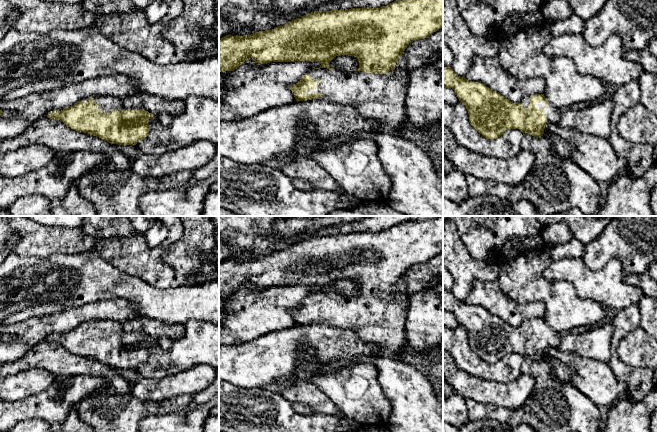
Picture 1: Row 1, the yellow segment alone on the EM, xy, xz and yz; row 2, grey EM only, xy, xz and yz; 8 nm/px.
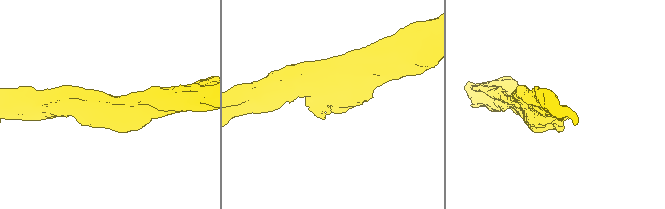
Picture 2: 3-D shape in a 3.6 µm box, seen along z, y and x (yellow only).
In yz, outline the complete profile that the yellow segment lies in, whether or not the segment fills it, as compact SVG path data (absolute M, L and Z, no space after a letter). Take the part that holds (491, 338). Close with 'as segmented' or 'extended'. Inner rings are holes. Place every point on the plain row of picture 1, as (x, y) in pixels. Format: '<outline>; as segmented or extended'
M451 291L443 292L443 311L455 315L468 335L470 348L490 364L509 353L541 361L547 347L559 348L561 343L561 334L549 327L544 318L513 327L481 306L458 300Z; extended

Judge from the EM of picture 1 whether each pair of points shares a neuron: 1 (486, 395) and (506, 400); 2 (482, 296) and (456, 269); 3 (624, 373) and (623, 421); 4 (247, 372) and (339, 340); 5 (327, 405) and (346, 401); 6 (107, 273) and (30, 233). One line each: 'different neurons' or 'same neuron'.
1: same neuron
2: different neurons
3: different neurons
4: same neuron
5: different neurons
6: different neurons

